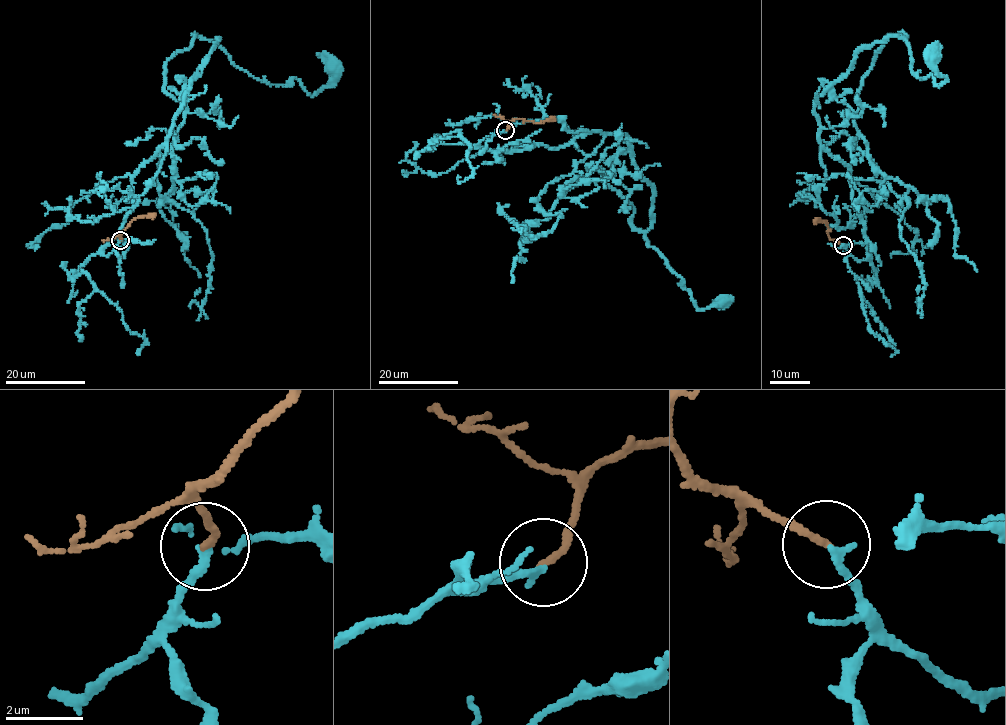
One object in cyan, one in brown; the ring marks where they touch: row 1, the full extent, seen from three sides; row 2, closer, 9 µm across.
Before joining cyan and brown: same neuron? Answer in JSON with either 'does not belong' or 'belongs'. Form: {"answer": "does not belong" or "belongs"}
{"answer": "belongs"}

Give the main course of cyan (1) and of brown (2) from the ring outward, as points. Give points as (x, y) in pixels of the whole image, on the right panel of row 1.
1: (844, 246), (867, 258), (815, 101), (889, 37), (940, 85), (933, 57)
2: (844, 245), (828, 235), (827, 222), (813, 219)

